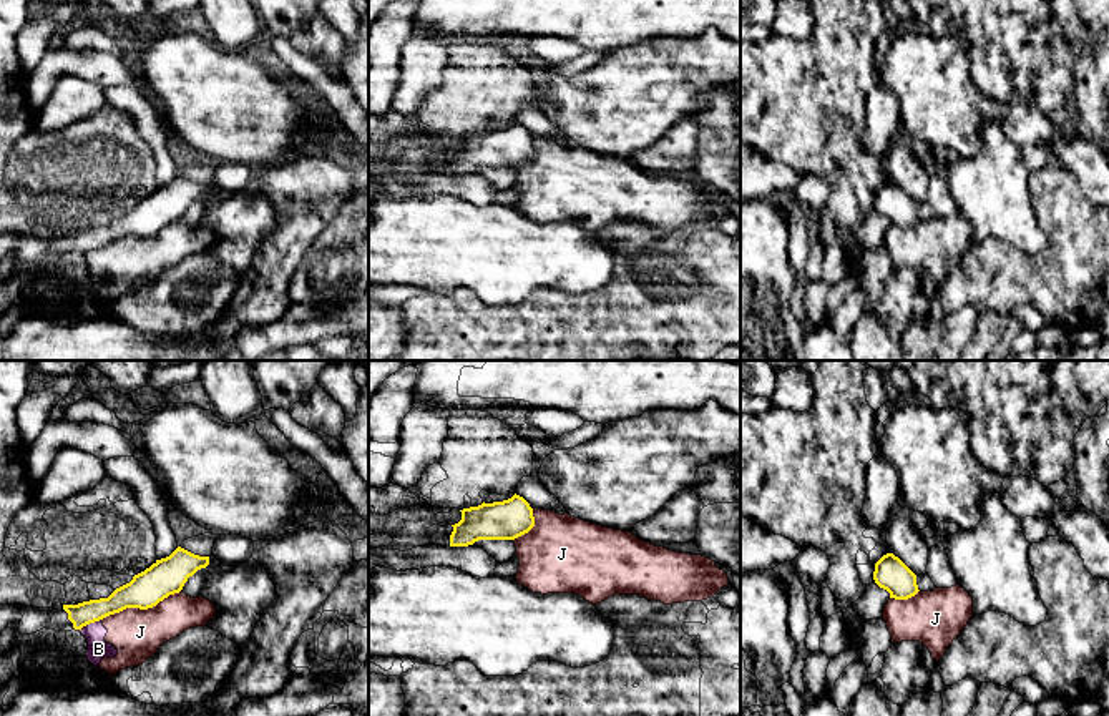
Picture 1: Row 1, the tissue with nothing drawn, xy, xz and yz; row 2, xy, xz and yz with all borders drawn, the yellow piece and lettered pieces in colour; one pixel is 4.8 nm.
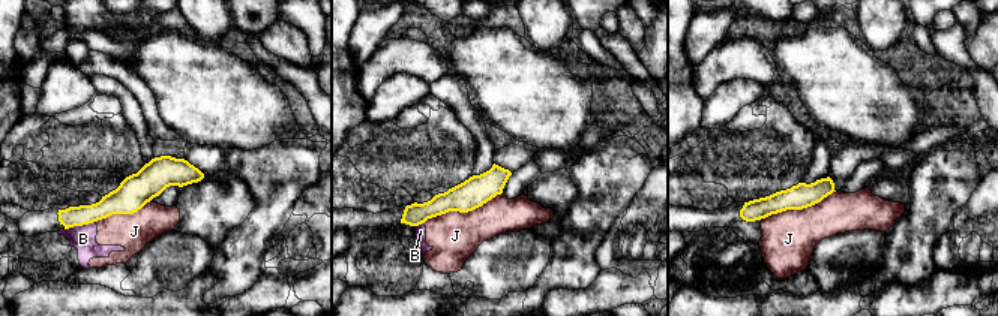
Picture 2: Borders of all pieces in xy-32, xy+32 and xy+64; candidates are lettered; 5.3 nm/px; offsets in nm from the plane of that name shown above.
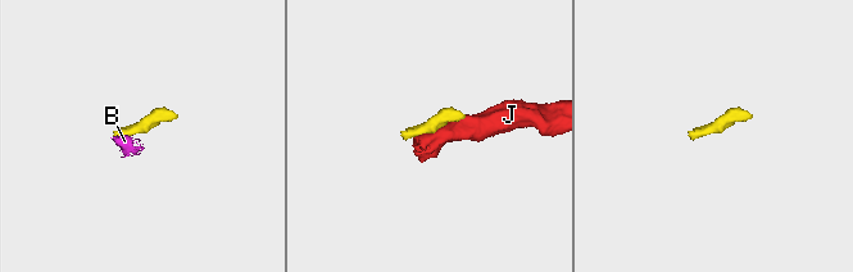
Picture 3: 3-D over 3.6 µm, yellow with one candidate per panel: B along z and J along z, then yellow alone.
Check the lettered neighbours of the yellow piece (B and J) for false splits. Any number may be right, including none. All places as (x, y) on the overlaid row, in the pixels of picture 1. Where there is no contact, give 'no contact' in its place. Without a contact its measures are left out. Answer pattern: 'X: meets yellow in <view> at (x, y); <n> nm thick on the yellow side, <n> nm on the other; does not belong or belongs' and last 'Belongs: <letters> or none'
B: meets yellow in xy at (87, 623); 120 nm thick on the yellow side, 100 nm on the other; does not belong
J: meets yellow in xy at (138, 607); 180 nm thick on the yellow side, 220 nm on the other; does not belong
Belongs: none

